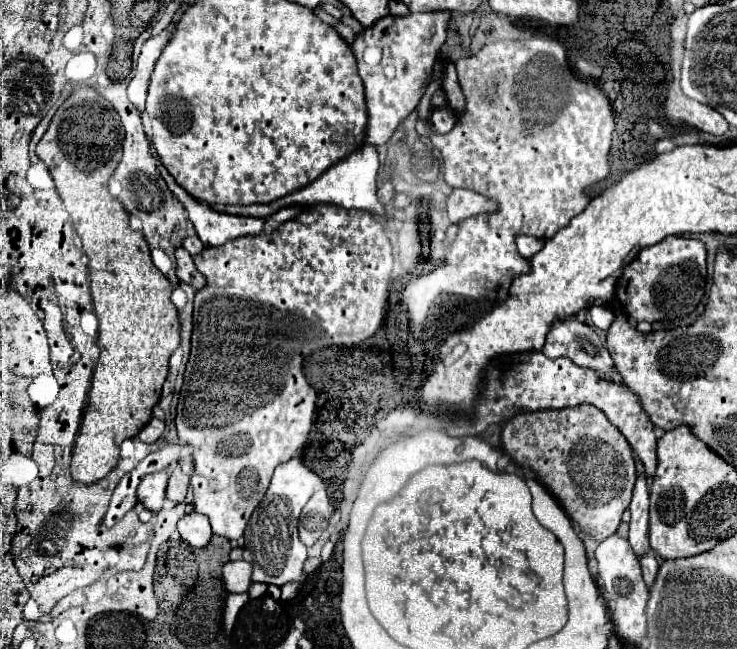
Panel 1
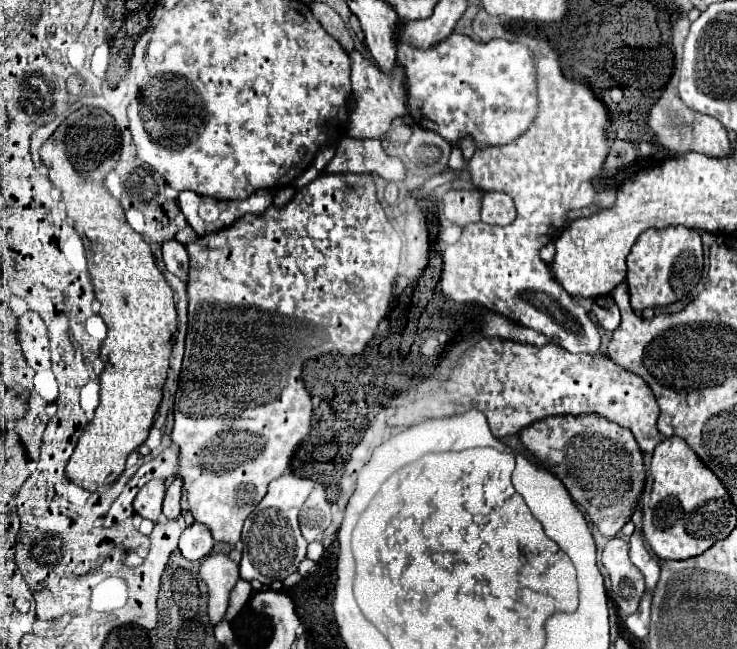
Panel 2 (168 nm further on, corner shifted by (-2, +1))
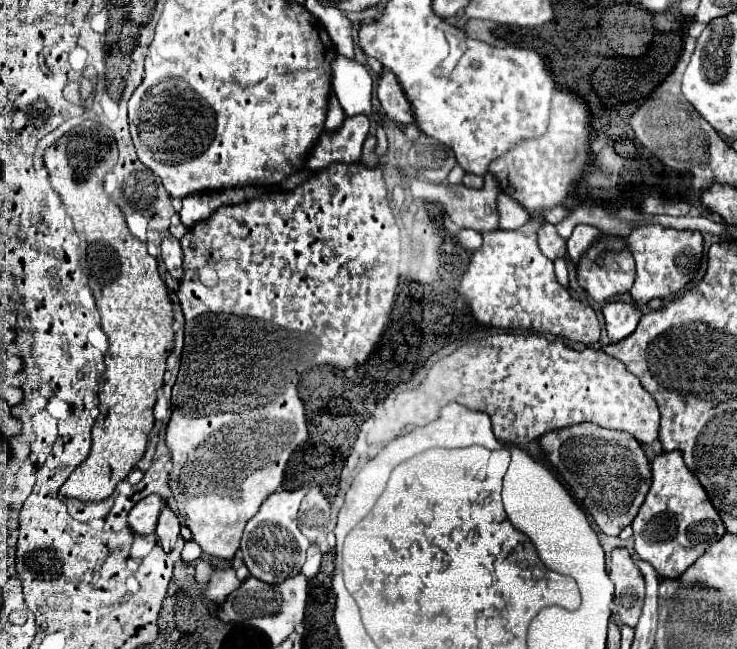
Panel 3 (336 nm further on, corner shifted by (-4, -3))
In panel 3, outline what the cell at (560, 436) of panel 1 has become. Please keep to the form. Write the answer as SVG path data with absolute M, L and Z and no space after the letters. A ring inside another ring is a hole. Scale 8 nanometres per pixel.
M579 423L545 433L541 447L573 491L575 501L595 519L603 533L617 537L631 525L651 485L651 463L633 435L611 431L595 423Z

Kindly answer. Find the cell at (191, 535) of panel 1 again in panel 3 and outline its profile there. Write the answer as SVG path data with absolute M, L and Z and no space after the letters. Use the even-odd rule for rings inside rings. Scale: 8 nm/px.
M187 541L185 547L183 547L183 553L181 553L181 559L185 563L193 563L201 557L201 547L195 543L195 541Z

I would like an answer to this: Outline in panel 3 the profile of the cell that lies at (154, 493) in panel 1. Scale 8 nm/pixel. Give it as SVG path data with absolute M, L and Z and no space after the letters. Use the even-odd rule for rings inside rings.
M157 495L141 499L129 513L129 527L137 535L149 535L155 531L155 521L161 513L163 501Z

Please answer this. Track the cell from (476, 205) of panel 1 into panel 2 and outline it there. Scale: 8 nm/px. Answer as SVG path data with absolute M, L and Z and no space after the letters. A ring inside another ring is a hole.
M489 193L481 195L481 221L489 225L509 225L515 219L513 199L505 193Z

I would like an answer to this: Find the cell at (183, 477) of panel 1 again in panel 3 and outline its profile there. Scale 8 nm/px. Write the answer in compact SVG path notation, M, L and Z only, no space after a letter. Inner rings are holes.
M165 507L165 509L161 511L155 533L157 533L157 541L159 541L159 545L163 547L163 551L165 551L165 553L173 551L175 541L177 541L177 537L179 537L179 519L177 519L177 515L175 515L169 507Z

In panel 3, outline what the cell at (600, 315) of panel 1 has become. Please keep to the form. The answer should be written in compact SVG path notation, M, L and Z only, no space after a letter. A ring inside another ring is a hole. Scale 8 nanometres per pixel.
M615 301L603 307L603 315L605 315L605 327L609 333L609 339L617 343L635 331L643 313L639 311L637 305Z

